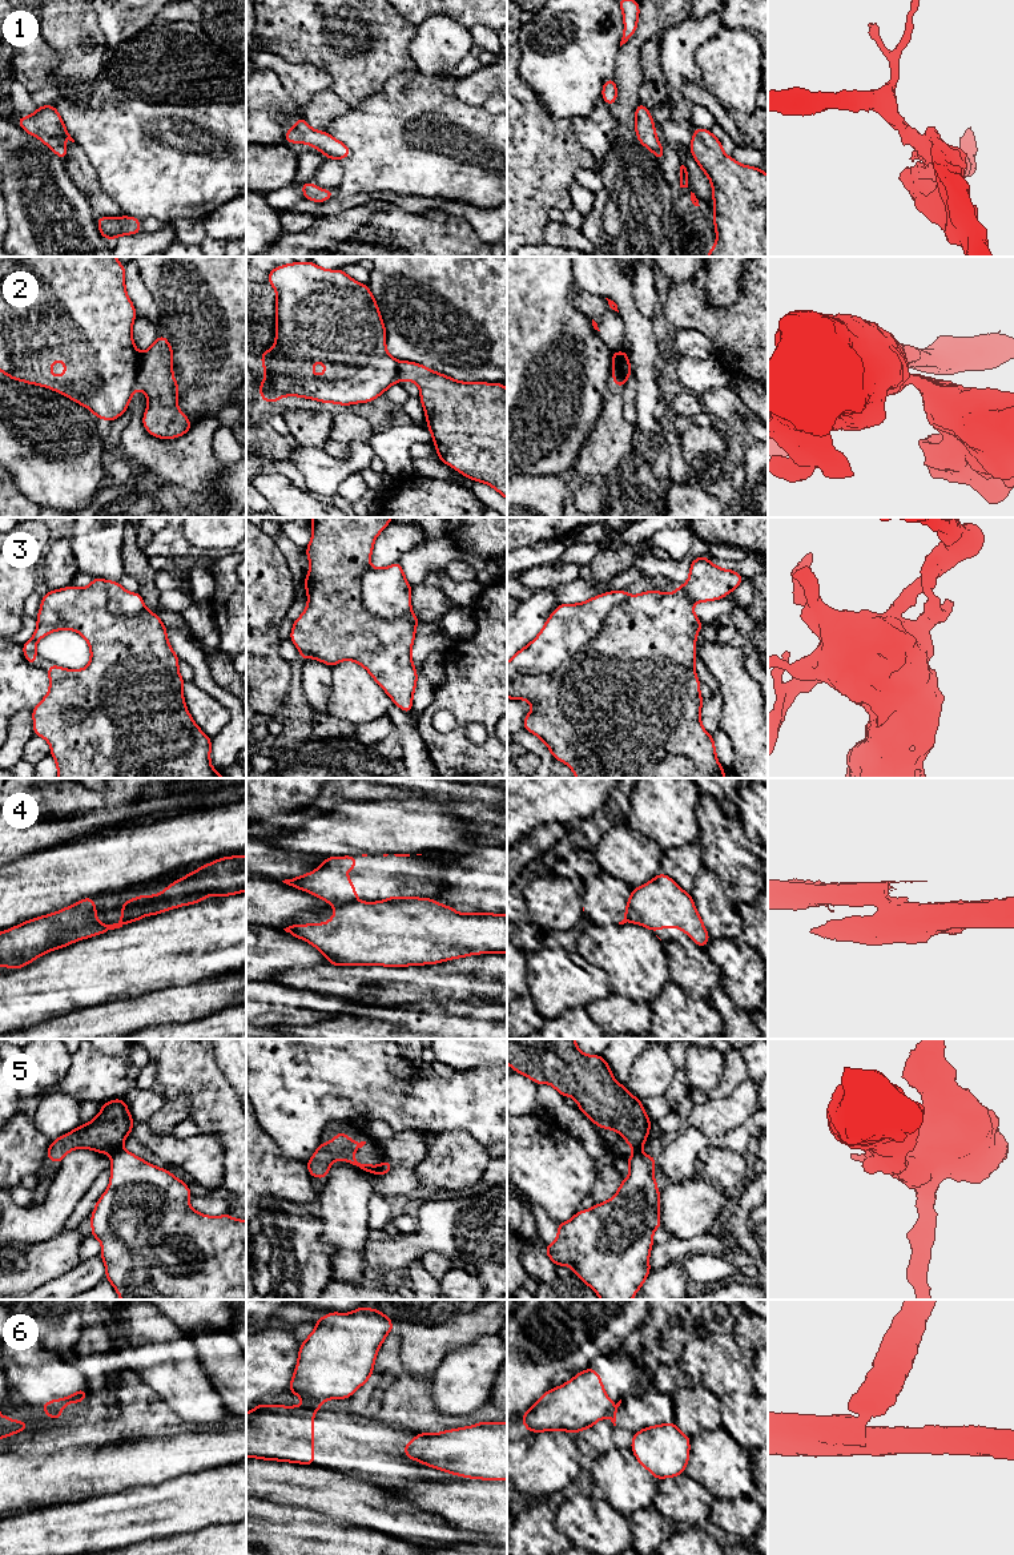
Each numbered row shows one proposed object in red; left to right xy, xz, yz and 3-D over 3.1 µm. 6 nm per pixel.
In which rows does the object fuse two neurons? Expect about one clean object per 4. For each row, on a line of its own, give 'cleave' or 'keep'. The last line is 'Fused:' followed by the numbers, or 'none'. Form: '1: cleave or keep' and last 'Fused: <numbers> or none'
1: keep
2: cleave
3: cleave
4: cleave
5: cleave
6: cleave
Fused: 2, 3, 4, 5, 6

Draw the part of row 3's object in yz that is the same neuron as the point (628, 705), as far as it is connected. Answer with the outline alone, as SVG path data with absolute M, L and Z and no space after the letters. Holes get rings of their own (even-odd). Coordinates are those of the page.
M696 557L689 579L672 593L656 589L616 604L599 633L559 669L544 674L526 674L507 680L507 698L527 700L532 710L523 729L538 736L554 760L568 765L576 778L724 778L713 737L701 724L700 681L695 672L696 636L703 623L692 609L696 603L725 597L744 580L741 573L723 569L708 557Z

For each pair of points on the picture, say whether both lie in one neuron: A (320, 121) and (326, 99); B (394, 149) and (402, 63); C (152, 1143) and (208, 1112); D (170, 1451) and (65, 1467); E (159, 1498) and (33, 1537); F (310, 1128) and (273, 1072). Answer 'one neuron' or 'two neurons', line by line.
A: one neuron
B: two neurons
C: two neurons
D: one neuron
E: one neuron
F: one neuron

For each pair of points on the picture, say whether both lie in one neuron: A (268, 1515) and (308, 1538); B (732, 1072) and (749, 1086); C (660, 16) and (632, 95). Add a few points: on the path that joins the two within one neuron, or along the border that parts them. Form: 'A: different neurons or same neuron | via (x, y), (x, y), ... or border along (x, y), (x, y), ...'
A: same neuron | via (277, 1525), (290, 1538), (298, 1538)
B: different neurons | border along (748, 1076), (729, 1094), (717, 1098)
C: same neuron | via (640, 36), (631, 48), (631, 75)

